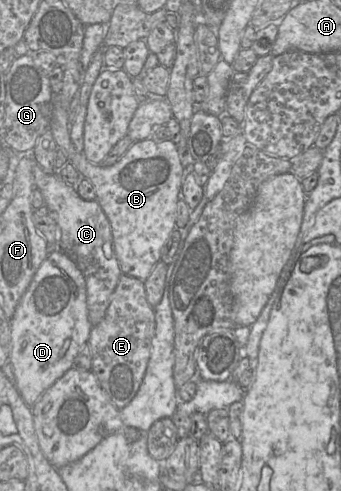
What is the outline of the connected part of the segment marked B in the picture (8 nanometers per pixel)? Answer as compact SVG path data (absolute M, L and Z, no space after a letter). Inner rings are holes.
M53 95L53 113L50 130L59 149L63 150L71 163L82 177L94 186L96 201L108 218L112 230L114 250L123 274L145 281L152 269L161 261L162 248L176 229L176 210L179 194L185 176L176 144L172 141L157 142L152 138L134 142L127 152L113 165L104 167L90 162L82 152L78 152L70 138L68 111L62 106L62 95Z

